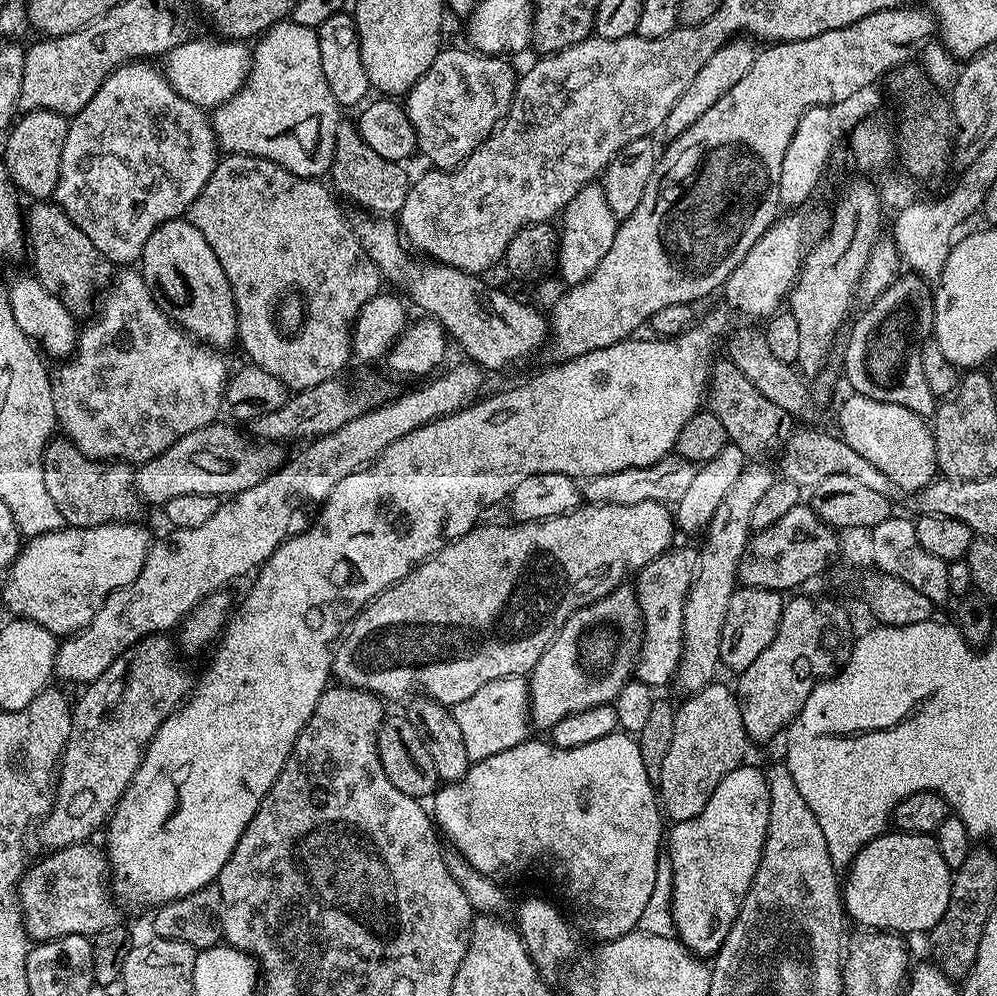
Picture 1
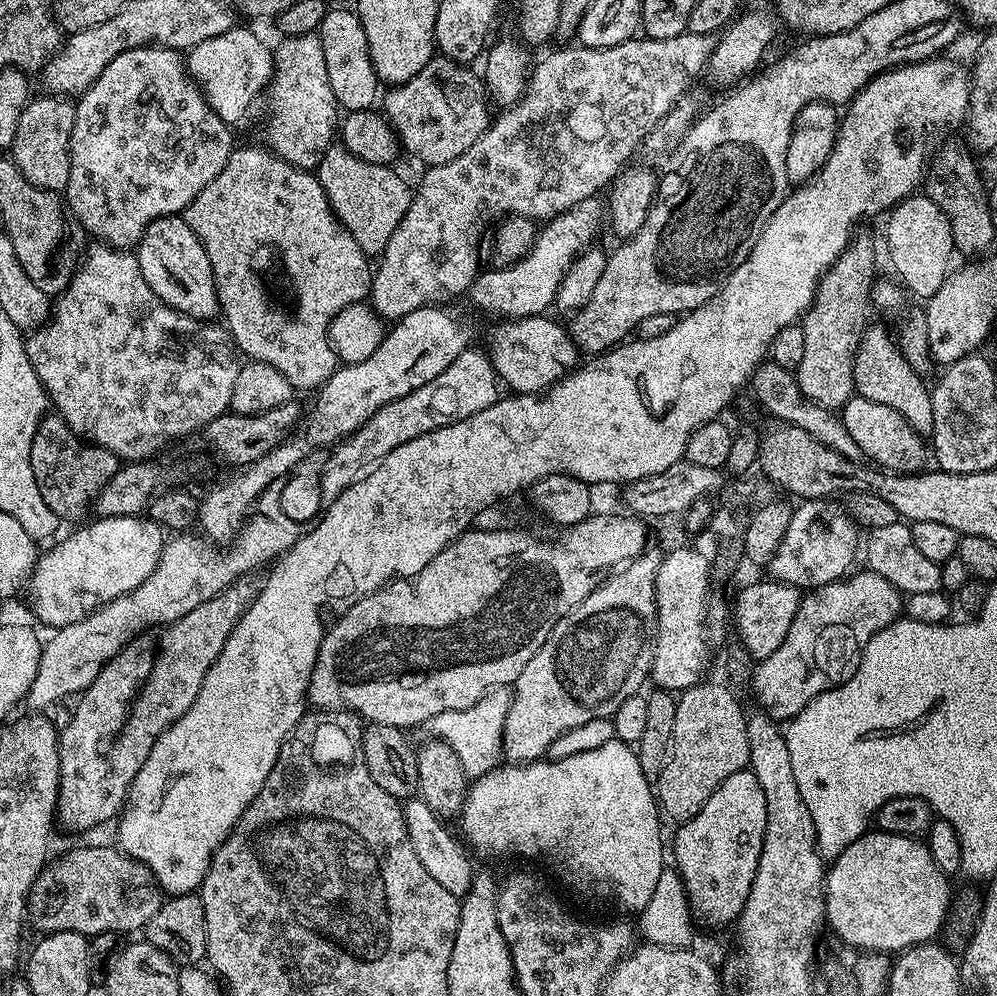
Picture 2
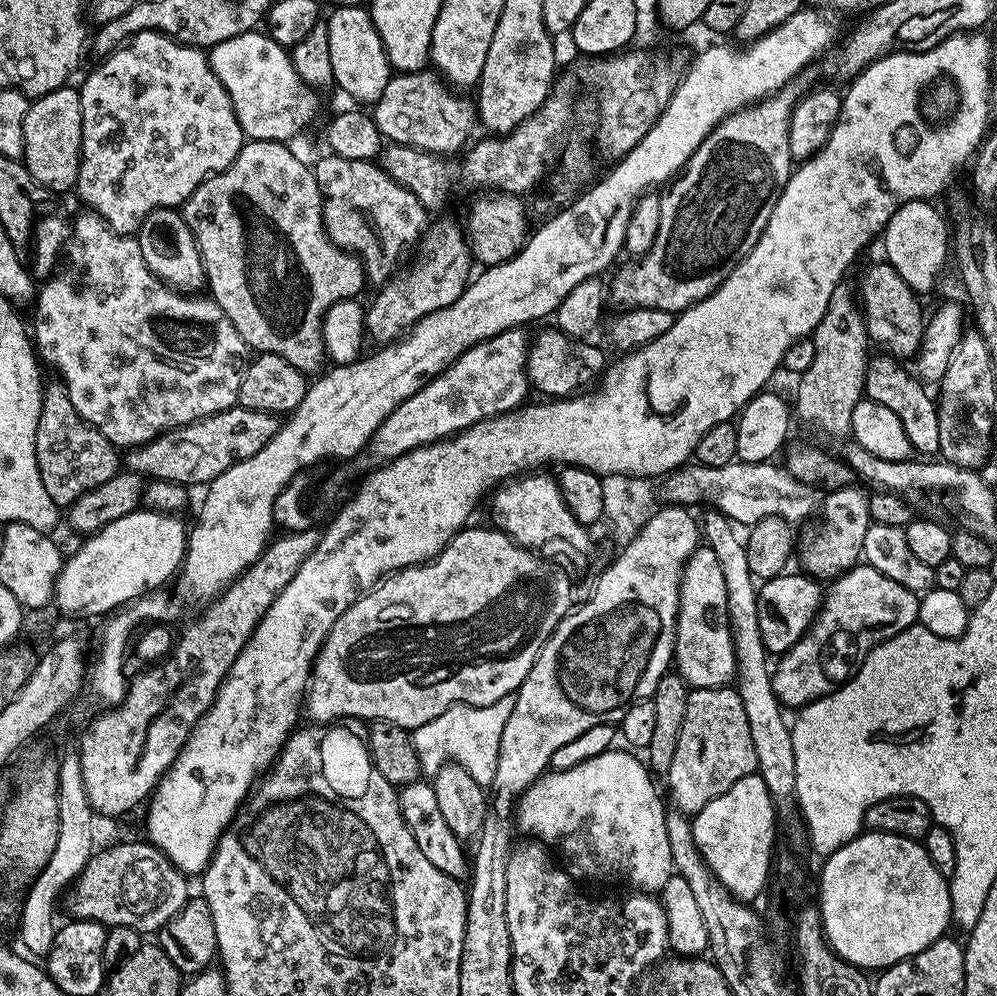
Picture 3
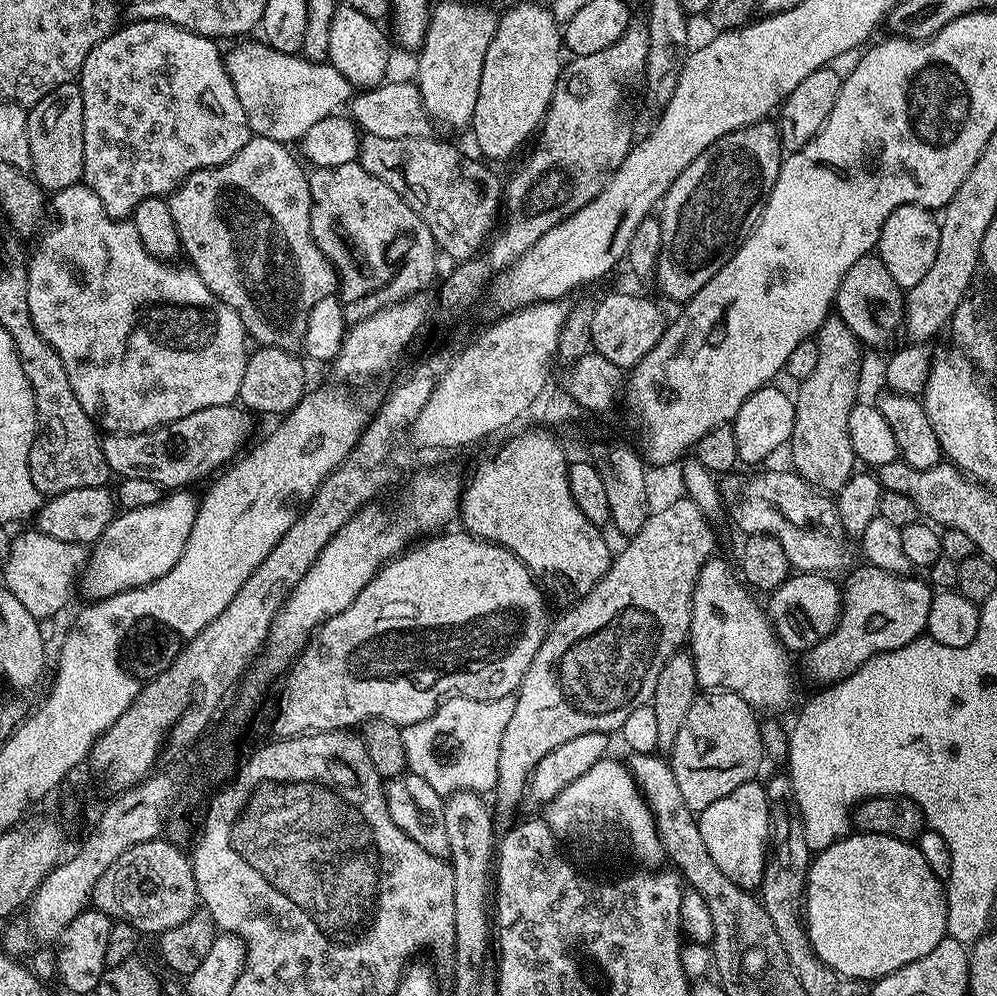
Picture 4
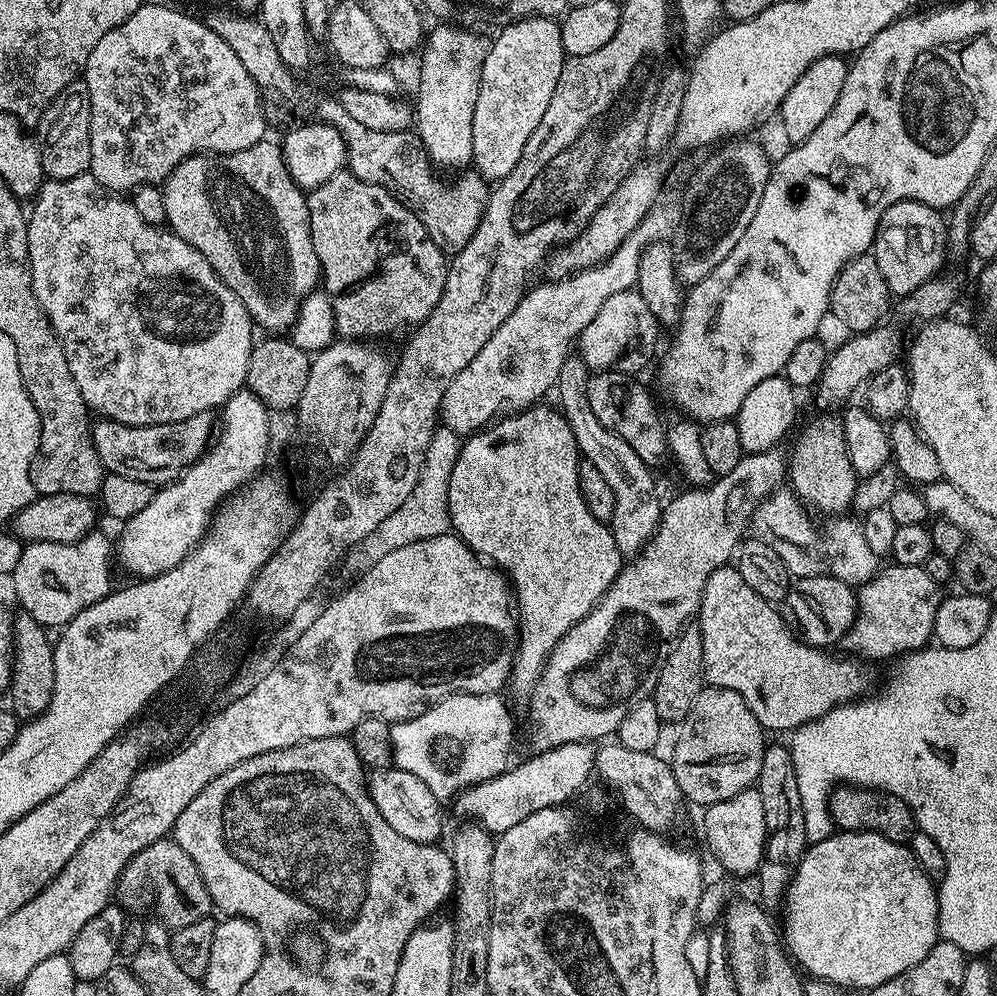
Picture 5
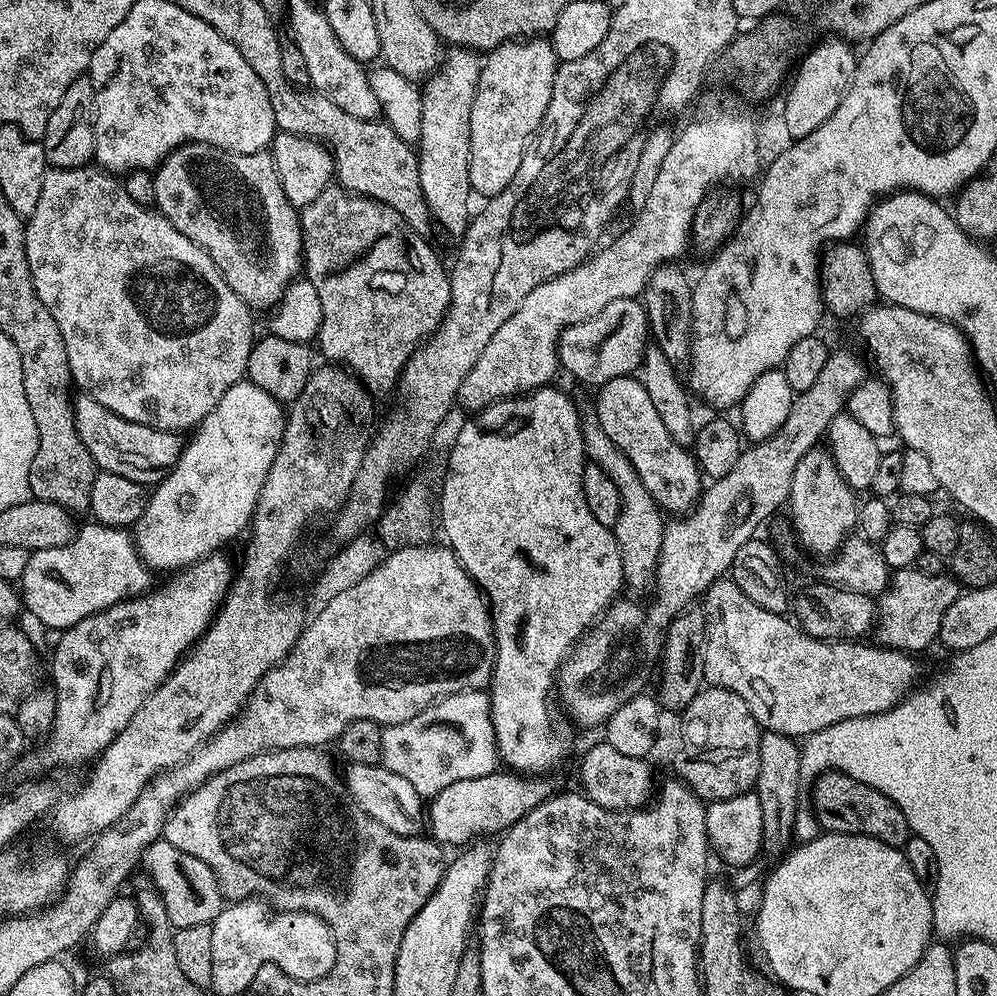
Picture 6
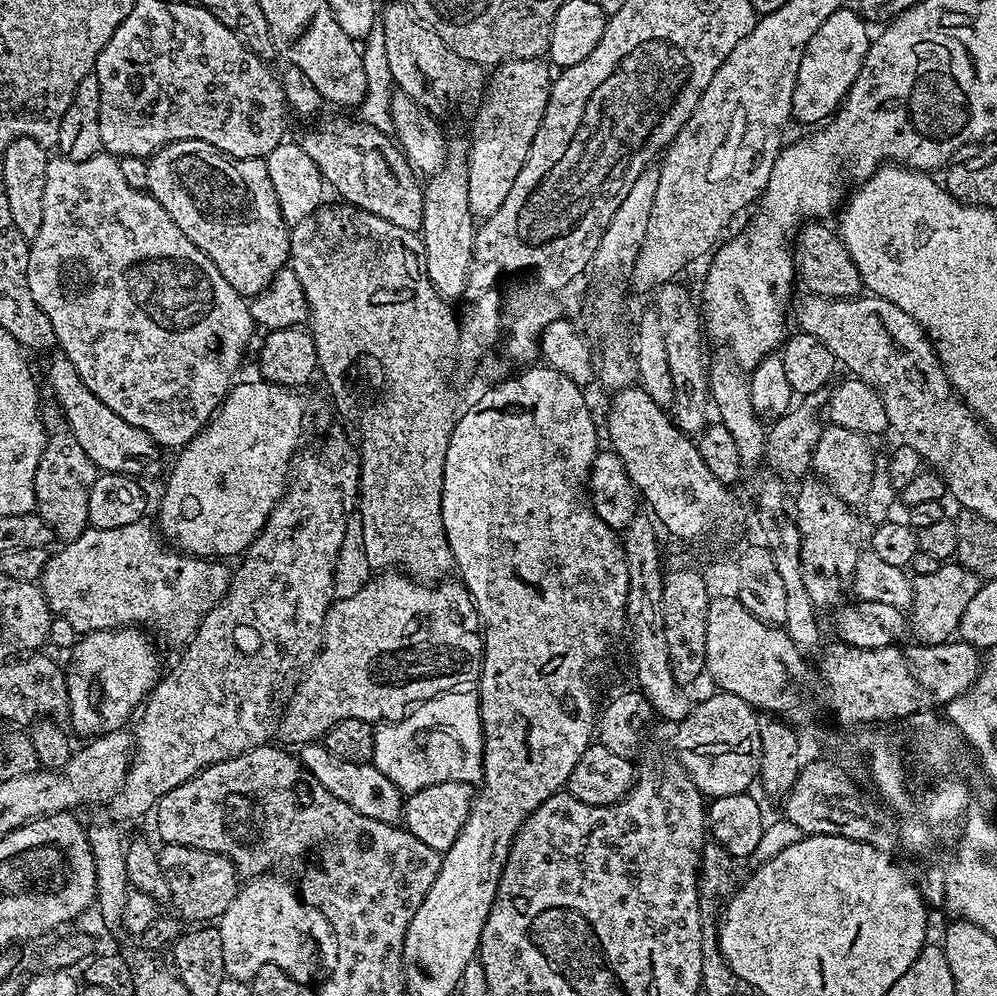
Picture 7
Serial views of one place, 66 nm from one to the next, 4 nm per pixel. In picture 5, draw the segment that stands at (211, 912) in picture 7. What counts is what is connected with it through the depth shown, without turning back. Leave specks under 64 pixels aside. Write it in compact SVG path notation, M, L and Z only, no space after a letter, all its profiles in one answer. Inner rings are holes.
M171 838L154 842L134 854L134 858L130 858L130 862L116 879L114 896L119 907L132 914L153 908L156 911L155 919L169 930L203 920L214 908L206 884L198 874L198 866L194 866L190 854L186 854L186 850L182 850L182 846L178 846Z

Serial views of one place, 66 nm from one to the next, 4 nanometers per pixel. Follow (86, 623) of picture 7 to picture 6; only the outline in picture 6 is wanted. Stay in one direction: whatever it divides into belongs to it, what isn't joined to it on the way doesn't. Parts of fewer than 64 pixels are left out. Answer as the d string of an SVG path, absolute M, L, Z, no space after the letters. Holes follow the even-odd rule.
M88 522L66 546L31 553L20 575L18 592L26 612L38 623L63 630L103 608L147 593L153 587L151 575L138 554L135 539L125 529Z

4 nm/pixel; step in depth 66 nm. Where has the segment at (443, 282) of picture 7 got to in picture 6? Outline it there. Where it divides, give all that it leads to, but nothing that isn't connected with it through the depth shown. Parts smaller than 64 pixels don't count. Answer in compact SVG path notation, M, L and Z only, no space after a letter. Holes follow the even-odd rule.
M449 47L440 61L438 71L428 77L422 88L422 134L418 141L420 189L428 207L429 217L435 223L437 220L441 230L449 232L453 238L463 236L470 223L468 195L472 196L474 192L470 182L470 112L476 87L479 85L481 63L481 57L473 49Z

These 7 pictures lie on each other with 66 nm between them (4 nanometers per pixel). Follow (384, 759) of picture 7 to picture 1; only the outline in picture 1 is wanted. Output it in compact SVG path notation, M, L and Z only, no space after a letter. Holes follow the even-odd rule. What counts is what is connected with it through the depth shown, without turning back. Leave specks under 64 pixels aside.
M507 676L486 682L466 702L451 705L452 717L462 730L462 742L466 742L469 761L490 758L490 754L502 754L510 746L518 746L530 736L530 705L528 681L524 676Z

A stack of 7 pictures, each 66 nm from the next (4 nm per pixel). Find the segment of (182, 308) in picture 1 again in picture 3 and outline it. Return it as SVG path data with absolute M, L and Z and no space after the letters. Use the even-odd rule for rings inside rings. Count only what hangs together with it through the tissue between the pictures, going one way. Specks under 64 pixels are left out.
M155 208L146 214L138 239L142 258L146 258L146 266L163 284L185 294L199 293L205 287L204 263L194 242L194 234L190 234L183 215L177 209Z

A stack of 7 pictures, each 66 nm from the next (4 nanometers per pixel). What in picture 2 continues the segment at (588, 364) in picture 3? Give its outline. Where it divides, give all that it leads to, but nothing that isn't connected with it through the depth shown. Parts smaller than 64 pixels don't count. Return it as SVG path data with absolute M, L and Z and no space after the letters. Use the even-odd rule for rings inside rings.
M541 314L539 316L523 316L521 320L508 320L500 322L496 328L496 333L492 336L492 348L490 347L490 355L492 364L496 368L497 377L505 385L508 384L513 393L521 392L540 392L543 388L548 388L552 384L556 384L562 377L567 376L573 368L577 367L578 349L573 342L569 329L564 328L556 320L551 320L551 315Z

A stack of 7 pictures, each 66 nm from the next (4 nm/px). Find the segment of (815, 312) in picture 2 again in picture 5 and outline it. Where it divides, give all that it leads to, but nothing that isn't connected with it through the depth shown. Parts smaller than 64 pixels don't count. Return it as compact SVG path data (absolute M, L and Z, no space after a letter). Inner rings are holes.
M820 414L817 420L810 421L801 430L800 437L792 448L792 456L790 452L790 459L786 464L786 476L790 481L791 491L813 513L821 512L824 518L835 518L852 508L858 477L848 458L844 425L839 419L831 420L828 416L831 415Z

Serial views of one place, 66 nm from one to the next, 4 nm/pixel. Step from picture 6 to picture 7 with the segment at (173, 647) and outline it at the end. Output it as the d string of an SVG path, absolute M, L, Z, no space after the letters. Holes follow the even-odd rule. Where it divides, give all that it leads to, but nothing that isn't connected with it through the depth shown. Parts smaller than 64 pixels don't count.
M125 626L123 628L107 628L106 630L98 630L97 632L85 632L79 637L80 640L72 648L72 657L69 658L68 664L64 668L64 682L68 691L68 715L67 719L72 720L72 728L76 732L81 732L84 738L95 738L97 736L105 736L107 732L119 732L125 727L124 723L133 719L134 713L148 699L149 692L155 688L156 683L162 679L162 668L160 672L160 656L156 653L156 648L152 645L153 637L149 635L143 627Z

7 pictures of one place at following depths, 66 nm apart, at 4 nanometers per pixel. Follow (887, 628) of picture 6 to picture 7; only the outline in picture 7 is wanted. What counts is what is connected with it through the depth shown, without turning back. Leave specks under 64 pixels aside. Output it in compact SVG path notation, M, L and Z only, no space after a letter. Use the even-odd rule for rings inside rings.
M944 562L934 574L917 576L912 580L910 632L921 644L947 644L957 635L960 620L970 598L978 594L981 579L955 562Z

